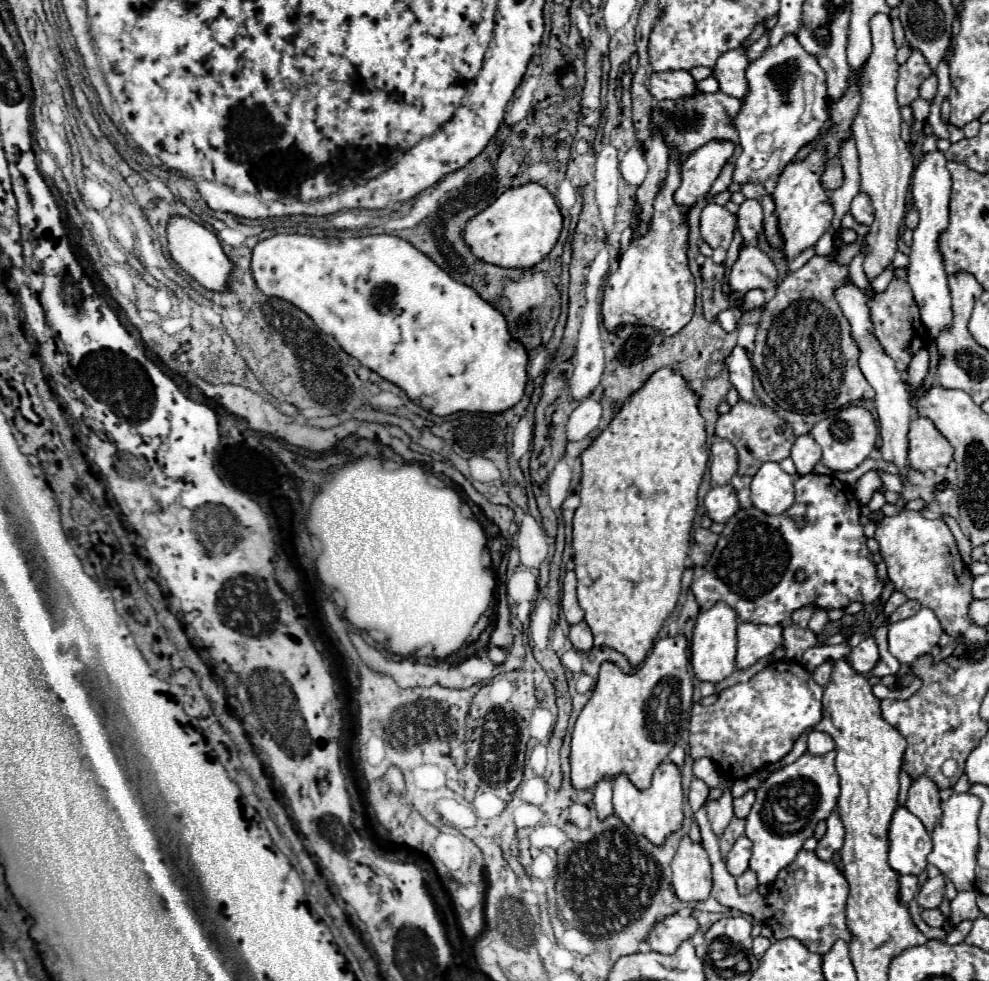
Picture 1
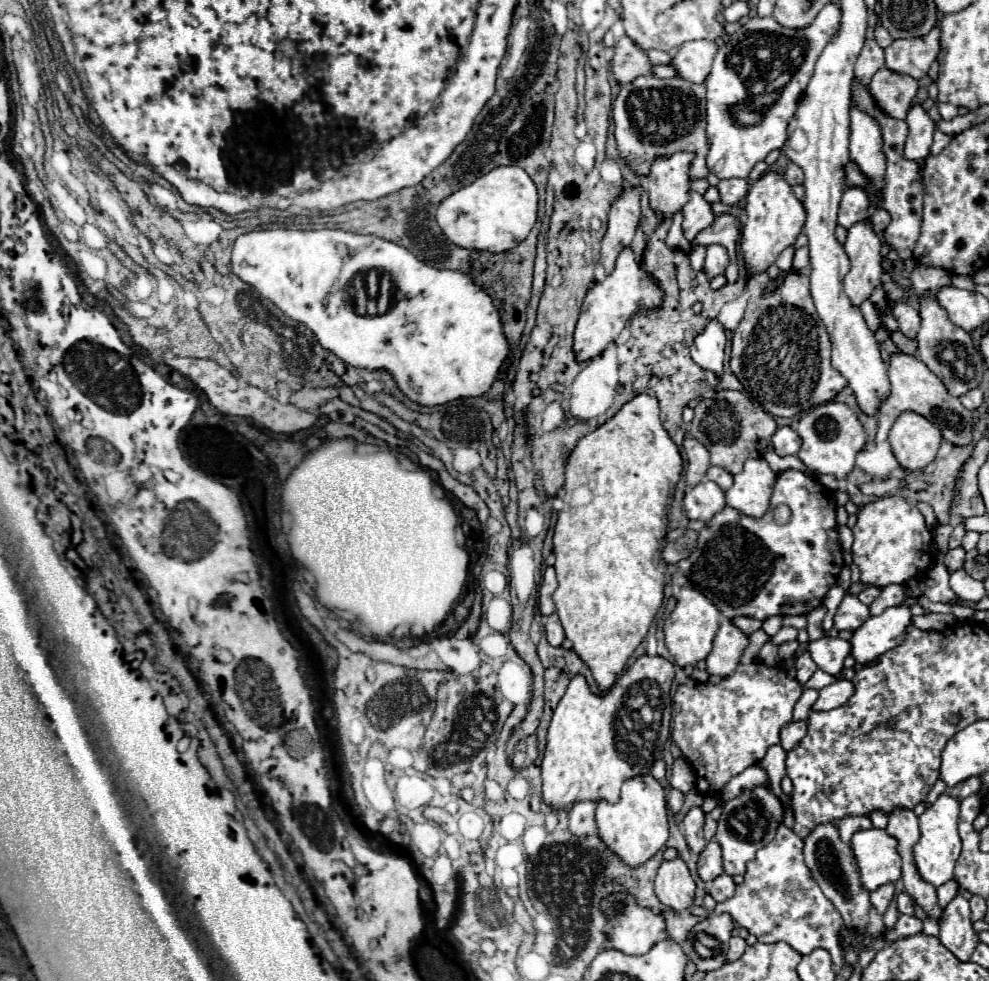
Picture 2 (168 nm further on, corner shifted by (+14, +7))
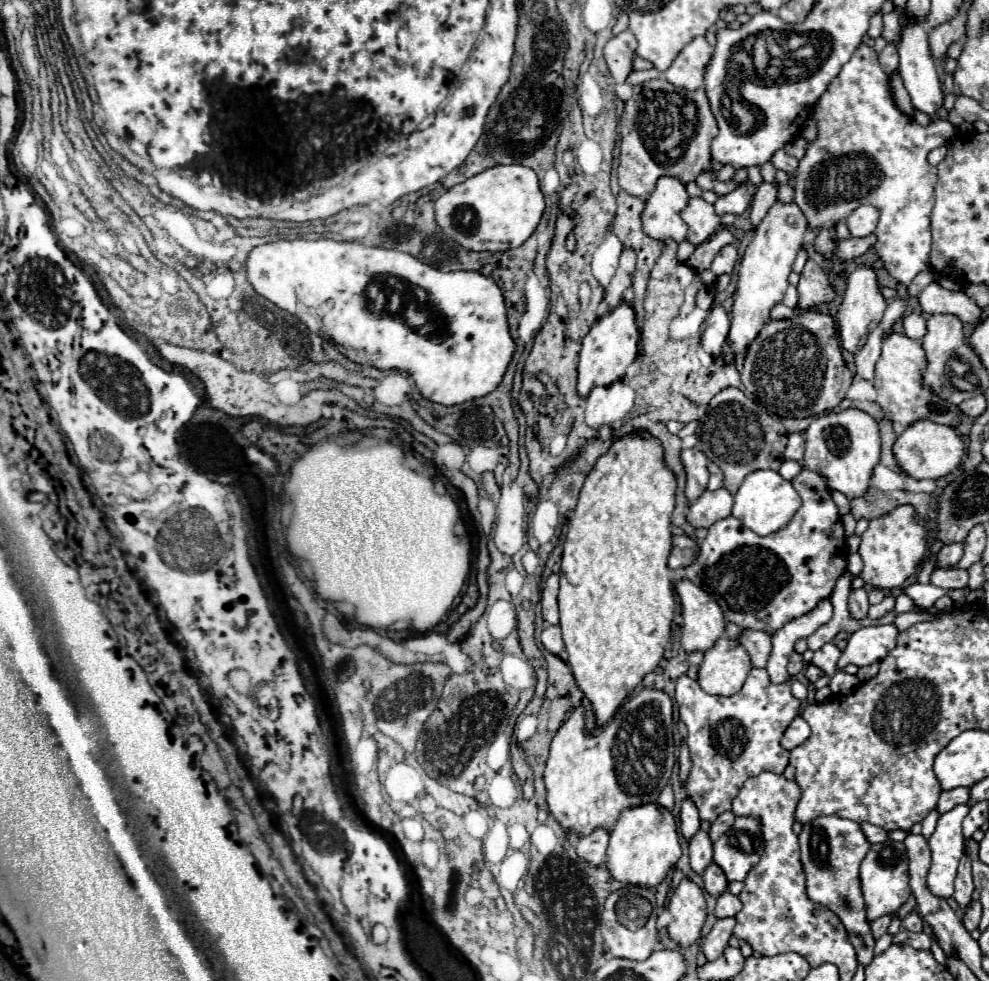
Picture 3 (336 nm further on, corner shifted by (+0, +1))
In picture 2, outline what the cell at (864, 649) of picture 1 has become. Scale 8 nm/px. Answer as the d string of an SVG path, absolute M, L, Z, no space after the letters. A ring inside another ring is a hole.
M822 638L808 646L814 662L828 674L838 674L844 668L844 658L852 652L852 644L842 638Z

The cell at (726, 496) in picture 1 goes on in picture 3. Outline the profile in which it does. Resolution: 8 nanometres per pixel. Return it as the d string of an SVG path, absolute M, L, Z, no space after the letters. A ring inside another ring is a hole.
M718 488L714 492L706 490L696 502L690 504L686 514L688 524L694 528L710 528L720 518L728 518L732 514L732 494L728 490Z

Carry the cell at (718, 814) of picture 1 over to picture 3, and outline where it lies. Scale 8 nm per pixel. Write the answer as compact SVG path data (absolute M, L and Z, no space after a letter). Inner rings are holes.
M698 830L690 840L688 852L690 852L692 870L696 874L702 874L708 868L708 864L712 862L712 840L708 838L708 834Z

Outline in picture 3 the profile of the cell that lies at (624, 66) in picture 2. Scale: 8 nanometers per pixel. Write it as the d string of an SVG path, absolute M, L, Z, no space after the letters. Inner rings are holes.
M630 30L612 36L604 46L604 60L608 64L614 82L618 84L626 82L626 76L632 72L630 60L634 58L634 50L636 50L636 38L632 38Z

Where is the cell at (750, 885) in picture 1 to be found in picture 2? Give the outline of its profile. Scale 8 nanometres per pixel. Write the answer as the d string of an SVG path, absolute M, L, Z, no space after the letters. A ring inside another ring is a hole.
M720 874L718 878L714 878L712 882L708 882L708 888L710 888L710 894L714 896L716 902L722 902L722 900L728 900L734 890L736 890L736 884L732 880L732 876L728 874Z

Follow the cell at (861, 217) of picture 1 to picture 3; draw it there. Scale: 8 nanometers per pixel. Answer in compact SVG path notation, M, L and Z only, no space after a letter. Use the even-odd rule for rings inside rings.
M858 206L848 218L846 218L846 224L848 224L848 230L854 238L864 238L864 236L870 236L874 234L876 226L878 226L878 210L874 206Z

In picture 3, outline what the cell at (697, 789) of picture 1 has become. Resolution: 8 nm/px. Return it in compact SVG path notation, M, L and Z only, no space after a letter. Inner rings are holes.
M684 800L682 812L680 812L680 834L686 840L690 840L698 830L700 830L700 818L696 814L696 806L692 806L692 802Z

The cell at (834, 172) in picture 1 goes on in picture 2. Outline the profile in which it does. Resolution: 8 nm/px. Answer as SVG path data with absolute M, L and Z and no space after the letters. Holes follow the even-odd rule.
M788 162L788 166L786 166L786 172L784 172L784 176L786 176L786 180L794 186L794 190L796 190L796 196L802 200L804 198L804 190L802 190L802 186L804 186L804 176L802 176L802 168L798 168L798 164L794 164L794 162Z

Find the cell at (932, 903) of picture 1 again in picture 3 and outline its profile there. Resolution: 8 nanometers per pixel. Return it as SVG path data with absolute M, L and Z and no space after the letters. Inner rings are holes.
M916 912L908 914L908 916L902 920L902 928L910 930L910 932L922 932L922 918L920 918Z

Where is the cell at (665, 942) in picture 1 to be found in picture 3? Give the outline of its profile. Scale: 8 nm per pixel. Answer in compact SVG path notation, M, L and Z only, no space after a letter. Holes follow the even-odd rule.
M612 893L608 902L604 904L600 916L600 930L604 940L606 954L614 958L628 958L628 960L644 960L658 948L658 930L656 930L657 912L654 912L648 922L638 930L628 930L616 918L614 906L620 894Z

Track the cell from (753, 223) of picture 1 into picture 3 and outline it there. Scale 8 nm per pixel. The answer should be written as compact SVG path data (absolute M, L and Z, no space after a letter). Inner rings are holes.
M722 230L718 234L714 234L708 242L704 244L698 244L694 254L688 258L688 266L696 272L702 272L702 270L708 270L710 264L712 264L712 258L720 252L722 246L726 246L728 242L734 242L734 234L730 230Z

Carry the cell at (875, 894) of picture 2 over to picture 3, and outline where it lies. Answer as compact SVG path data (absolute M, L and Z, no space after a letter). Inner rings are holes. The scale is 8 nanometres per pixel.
M884 916L884 918L878 918L876 922L870 924L870 930L872 930L872 936L878 940L886 930L888 930L888 924L890 924L890 918L892 916Z

